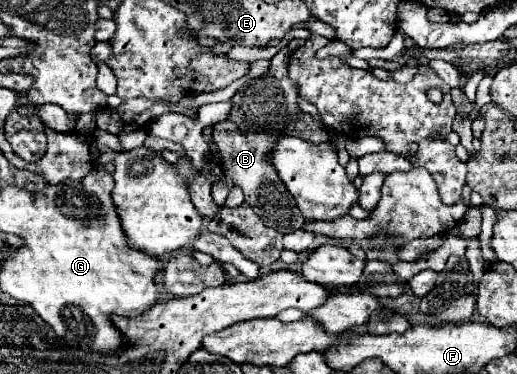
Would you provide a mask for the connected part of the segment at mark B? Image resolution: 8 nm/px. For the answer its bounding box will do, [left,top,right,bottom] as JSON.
[213,46,305,232]

